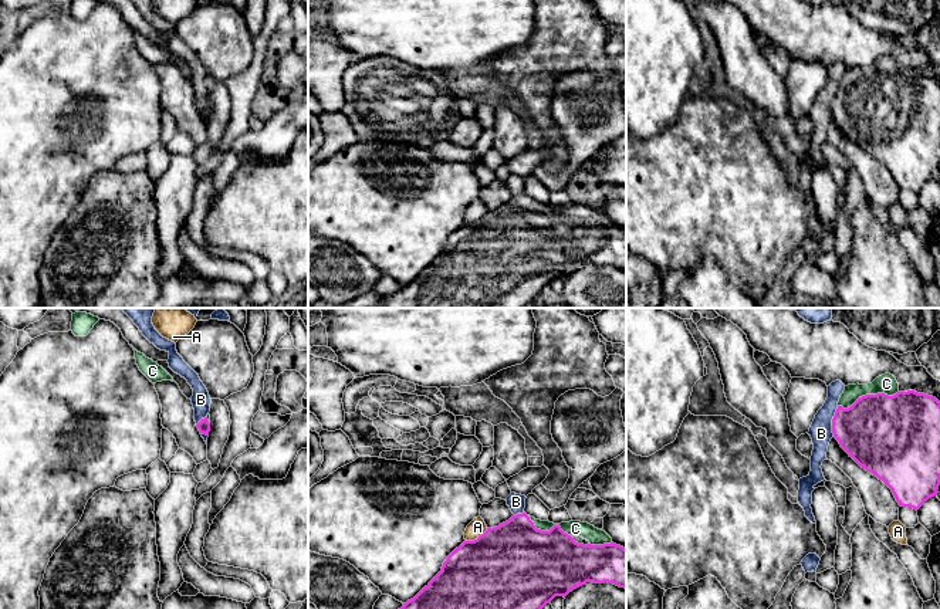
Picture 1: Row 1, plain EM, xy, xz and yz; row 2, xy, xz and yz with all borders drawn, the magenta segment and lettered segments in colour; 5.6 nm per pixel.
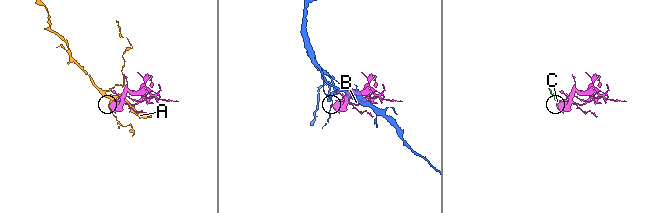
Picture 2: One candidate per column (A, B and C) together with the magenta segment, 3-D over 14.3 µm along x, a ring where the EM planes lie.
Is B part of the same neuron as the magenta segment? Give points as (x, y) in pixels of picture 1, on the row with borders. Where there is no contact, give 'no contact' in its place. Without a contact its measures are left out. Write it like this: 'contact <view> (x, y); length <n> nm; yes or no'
contact yz (832, 422); length 180 nm; no

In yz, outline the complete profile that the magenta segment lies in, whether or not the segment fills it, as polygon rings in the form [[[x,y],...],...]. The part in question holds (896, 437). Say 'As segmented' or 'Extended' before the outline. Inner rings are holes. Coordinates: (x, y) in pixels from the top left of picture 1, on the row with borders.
Extended. [[[885,373],[868,385],[848,385],[832,419],[832,433],[841,447],[862,468],[882,480],[902,507],[919,510],[937,495],[940,485],[940,402],[914,390],[900,392],[896,378]]]

